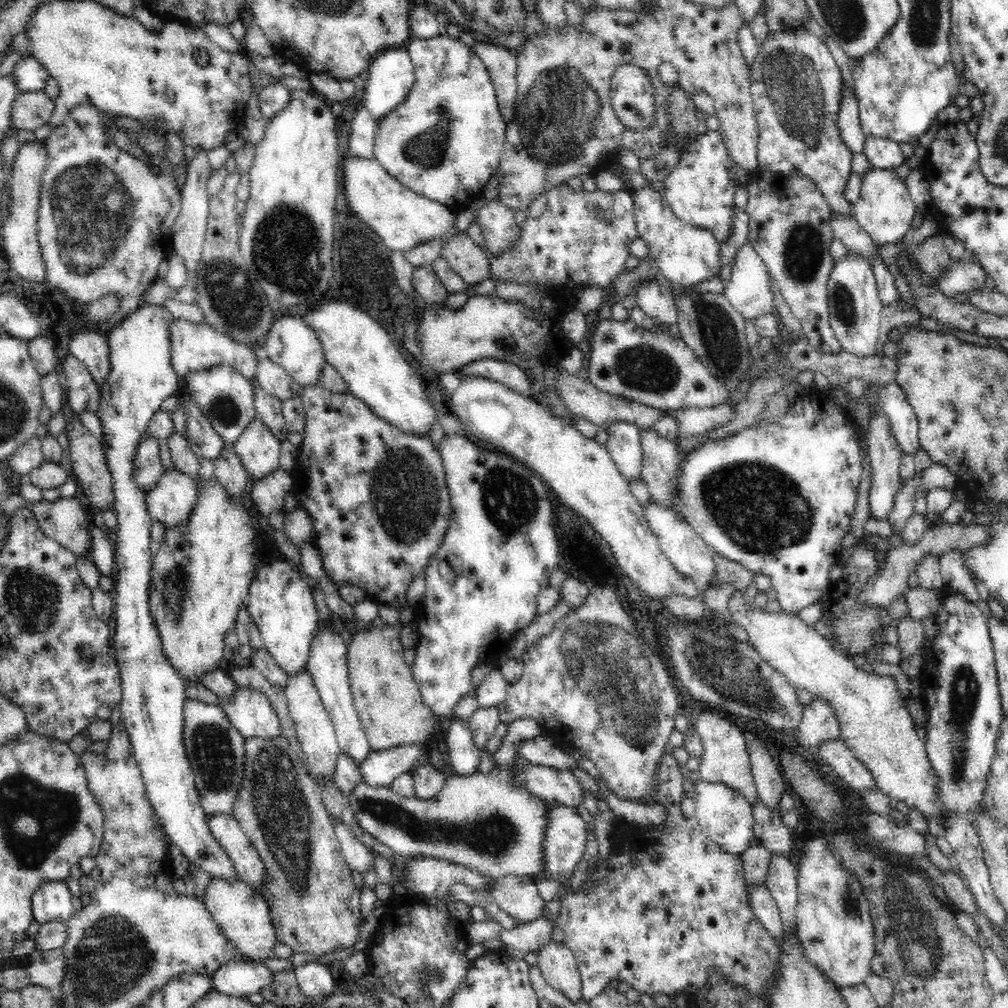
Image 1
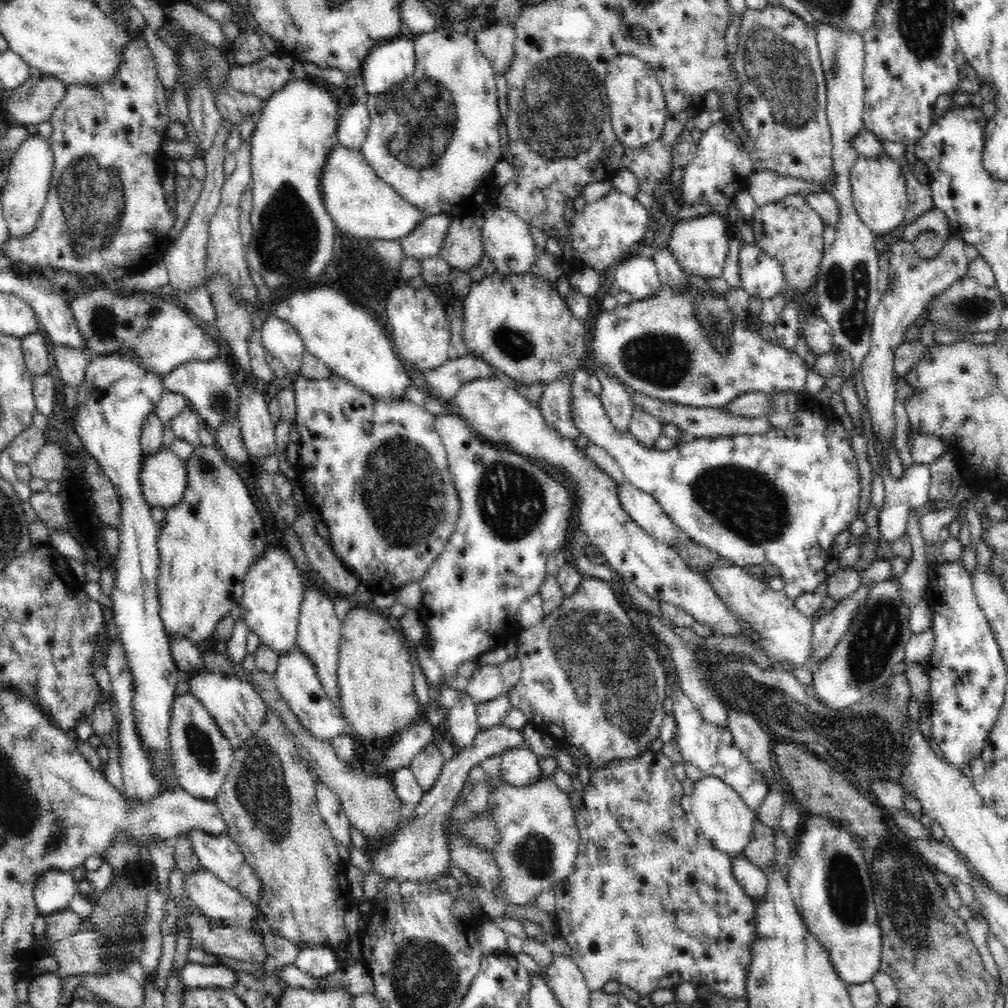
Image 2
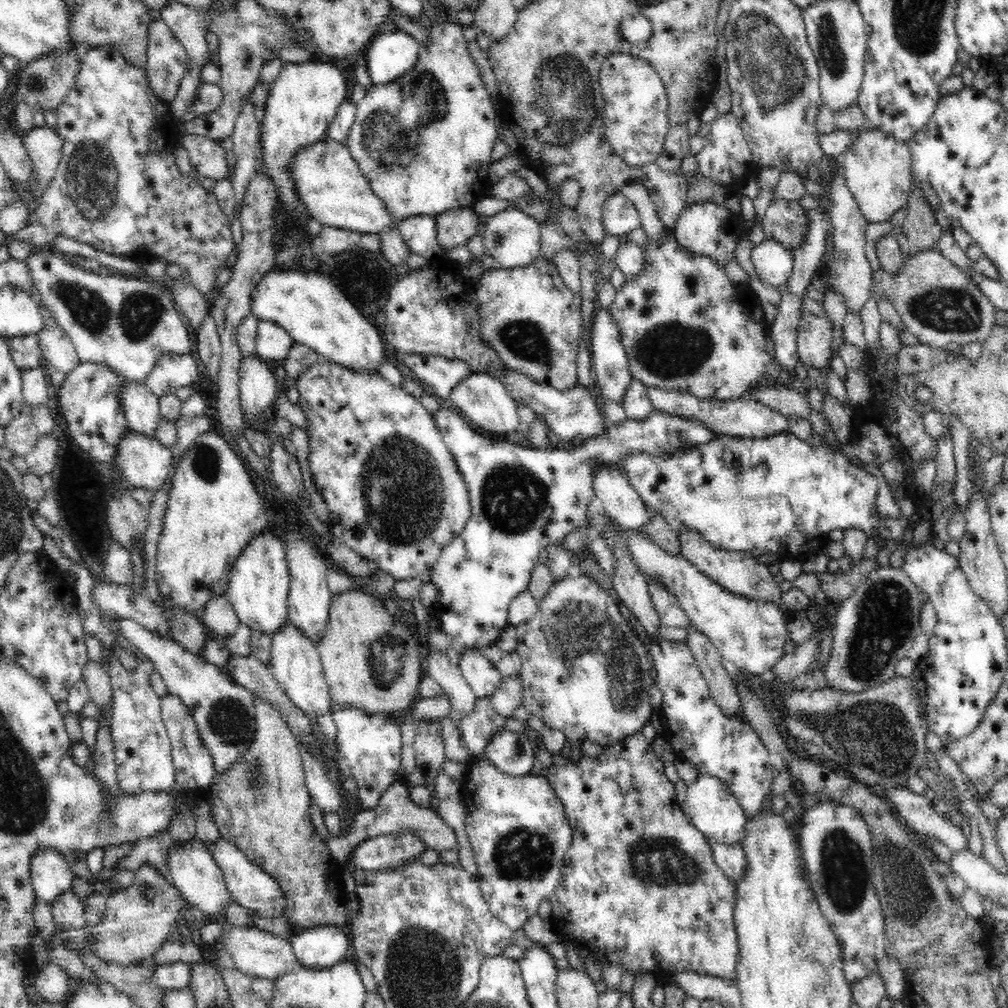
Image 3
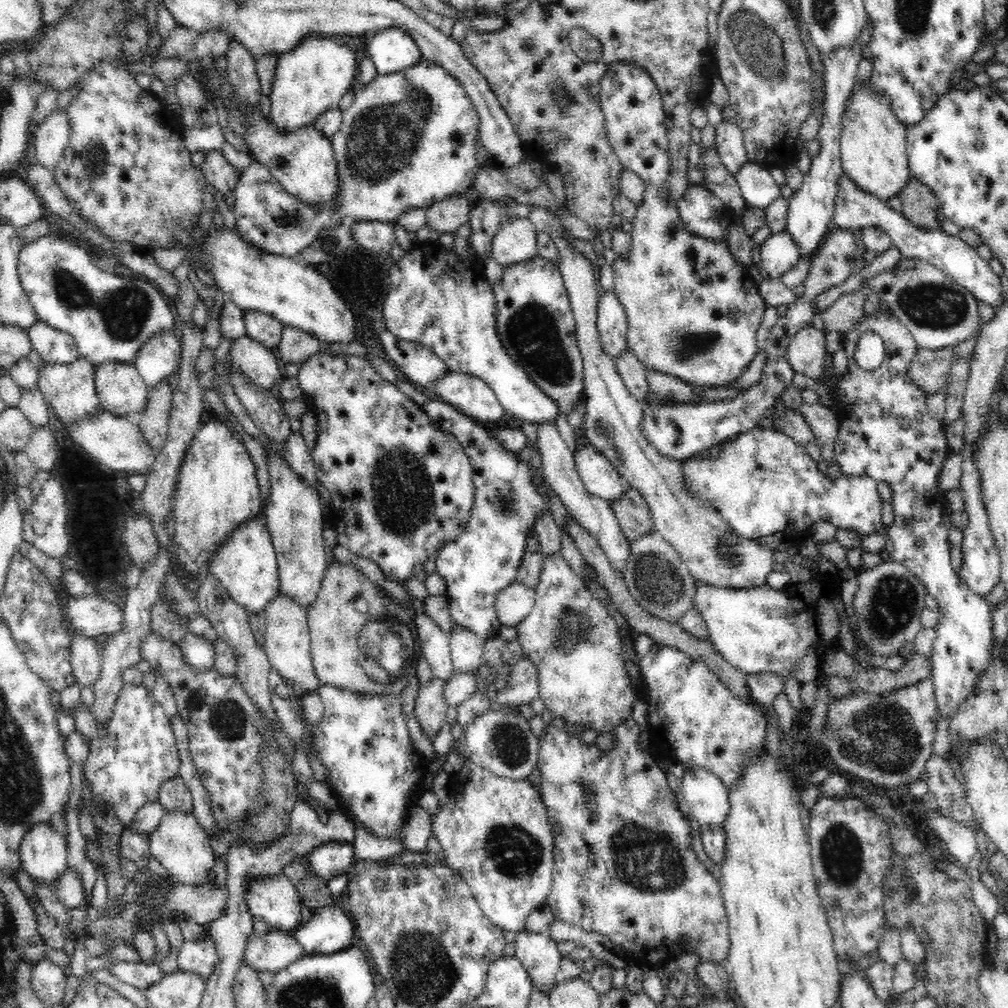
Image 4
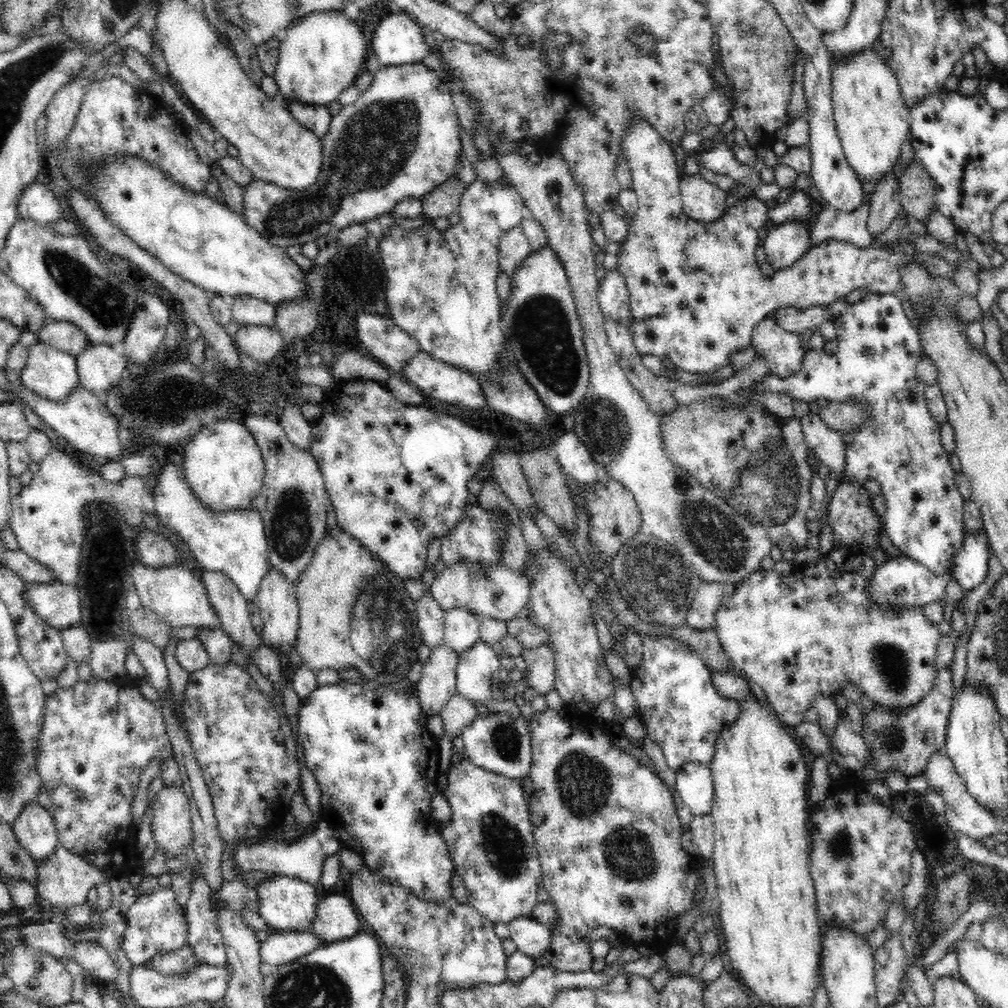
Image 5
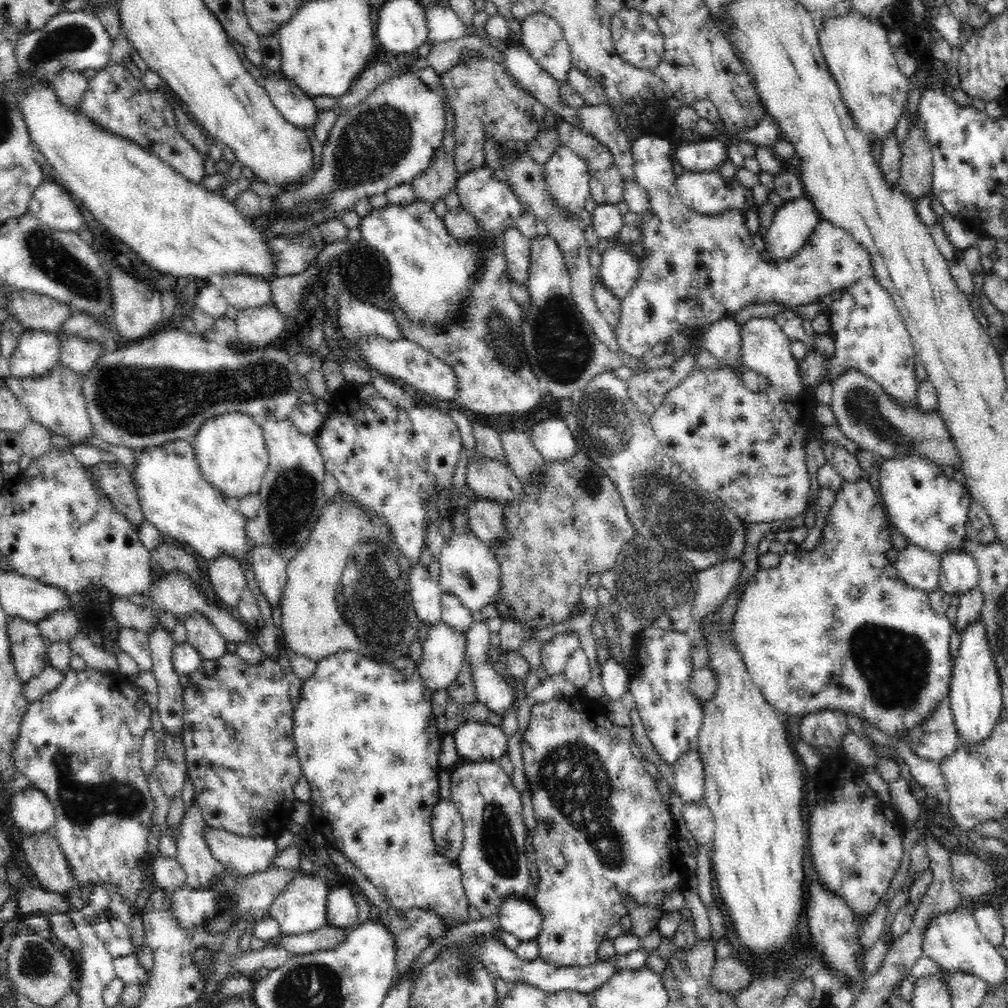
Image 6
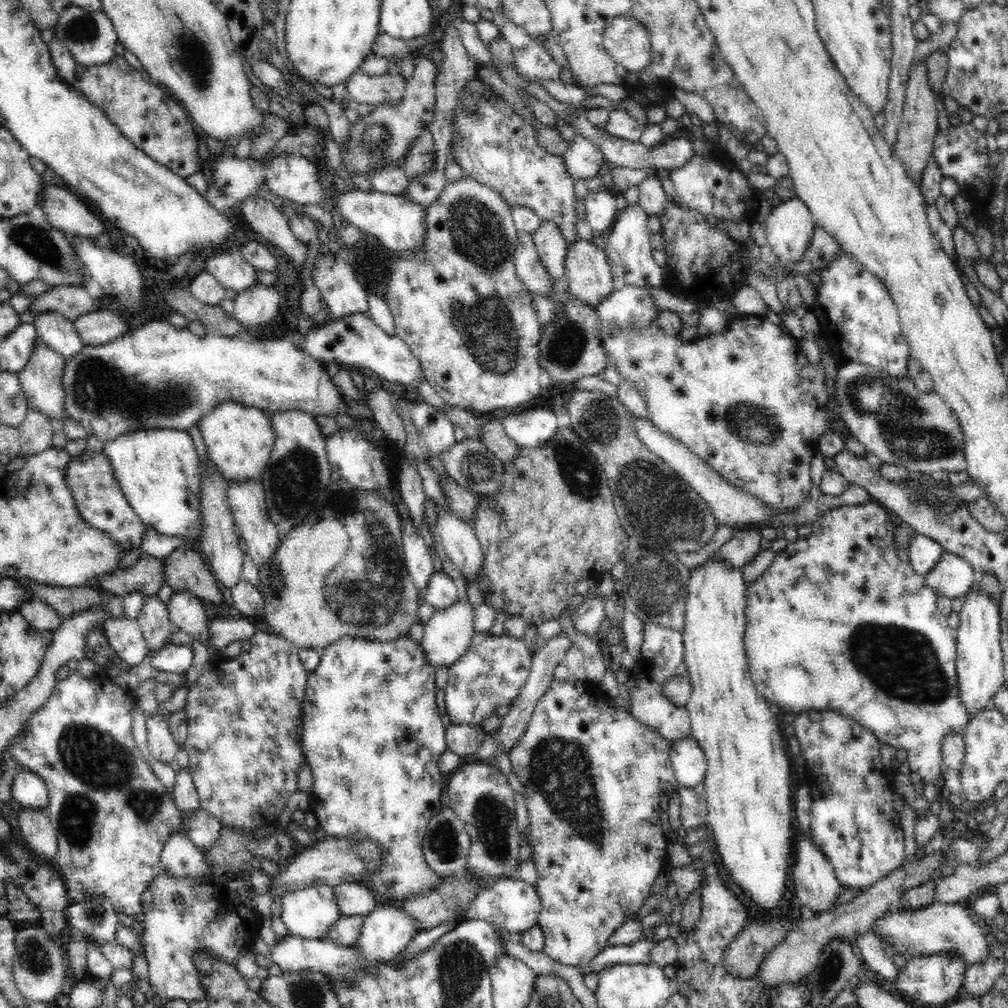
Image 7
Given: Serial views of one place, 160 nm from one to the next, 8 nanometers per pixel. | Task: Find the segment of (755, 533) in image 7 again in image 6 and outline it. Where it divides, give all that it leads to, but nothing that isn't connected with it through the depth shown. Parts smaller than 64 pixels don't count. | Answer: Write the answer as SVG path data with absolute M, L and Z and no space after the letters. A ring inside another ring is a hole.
M724 561L697 572L697 589L692 606L692 619L702 622L708 613L718 610L728 593L735 588L742 561Z

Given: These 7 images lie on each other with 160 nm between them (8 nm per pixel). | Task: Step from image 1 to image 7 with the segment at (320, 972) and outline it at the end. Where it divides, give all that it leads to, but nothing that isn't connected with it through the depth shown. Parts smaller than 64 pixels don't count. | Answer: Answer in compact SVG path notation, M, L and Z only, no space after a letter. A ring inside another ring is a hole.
M359 881L336 885L334 895L341 917L362 915L365 918L376 906L372 889Z

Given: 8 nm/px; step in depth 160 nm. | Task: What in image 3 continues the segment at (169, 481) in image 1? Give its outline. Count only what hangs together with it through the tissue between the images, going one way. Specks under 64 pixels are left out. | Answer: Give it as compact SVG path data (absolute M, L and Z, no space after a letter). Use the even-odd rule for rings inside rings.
M131 430L131 434L120 442L118 451L116 463L127 486L158 492L174 473L176 463L171 457L170 447L155 438L146 438L144 434Z

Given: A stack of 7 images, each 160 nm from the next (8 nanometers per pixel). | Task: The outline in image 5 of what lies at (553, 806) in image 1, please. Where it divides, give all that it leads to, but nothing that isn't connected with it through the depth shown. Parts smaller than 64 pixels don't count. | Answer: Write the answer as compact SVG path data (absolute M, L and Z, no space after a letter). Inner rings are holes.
M463 759L460 764L450 766L446 772L448 785L443 791L449 802L449 819L437 826L441 840L448 849L455 870L462 877L468 892L468 904L484 916L488 921L505 922L518 921L519 918L532 917L532 912L538 904L536 893L538 884L543 880L542 862L534 837L534 823L528 815L530 806L526 804L527 794L524 794L522 782L487 772L473 764L470 759Z

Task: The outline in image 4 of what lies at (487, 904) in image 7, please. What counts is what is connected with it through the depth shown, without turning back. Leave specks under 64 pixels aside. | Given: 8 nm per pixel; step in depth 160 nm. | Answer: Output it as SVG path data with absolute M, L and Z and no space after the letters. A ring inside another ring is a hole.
M522 929L514 934L513 944L515 956L528 971L533 988L537 988L541 994L548 994L560 980L560 961L563 956L556 942L544 932L534 933Z

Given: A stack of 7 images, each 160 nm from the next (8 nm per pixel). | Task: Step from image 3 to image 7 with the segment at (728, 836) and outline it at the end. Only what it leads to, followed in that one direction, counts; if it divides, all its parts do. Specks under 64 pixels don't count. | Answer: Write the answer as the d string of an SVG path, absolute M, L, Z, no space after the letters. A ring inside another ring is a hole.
M693 736L676 741L669 749L673 773L680 788L694 789L703 783L707 772L704 751Z

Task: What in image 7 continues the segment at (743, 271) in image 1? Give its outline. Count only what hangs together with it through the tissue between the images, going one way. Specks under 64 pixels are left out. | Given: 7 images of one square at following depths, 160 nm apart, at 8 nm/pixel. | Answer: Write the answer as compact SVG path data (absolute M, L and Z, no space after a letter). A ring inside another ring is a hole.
M793 198L776 205L763 226L776 256L782 262L796 262L808 248L816 225L804 202Z

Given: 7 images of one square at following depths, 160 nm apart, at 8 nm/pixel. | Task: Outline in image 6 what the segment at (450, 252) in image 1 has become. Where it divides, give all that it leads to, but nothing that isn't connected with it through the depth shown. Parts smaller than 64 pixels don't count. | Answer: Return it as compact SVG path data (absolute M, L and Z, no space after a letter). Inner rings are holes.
M440 148L430 168L422 176L416 178L410 186L417 199L434 206L456 188L461 175L456 170L451 156Z

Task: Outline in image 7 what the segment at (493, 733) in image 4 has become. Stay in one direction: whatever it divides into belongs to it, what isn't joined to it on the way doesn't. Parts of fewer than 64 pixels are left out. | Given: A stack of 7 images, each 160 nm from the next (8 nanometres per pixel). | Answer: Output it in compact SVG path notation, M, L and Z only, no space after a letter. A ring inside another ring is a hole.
M452 724L446 727L447 750L459 757L474 754L486 734L483 727Z

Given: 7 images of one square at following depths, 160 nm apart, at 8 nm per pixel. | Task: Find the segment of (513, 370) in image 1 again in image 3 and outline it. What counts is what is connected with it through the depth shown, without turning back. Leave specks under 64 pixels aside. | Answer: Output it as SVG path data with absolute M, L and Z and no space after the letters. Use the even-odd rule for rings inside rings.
M399 354L399 360L406 365L406 368L410 368L414 372L419 384L427 386L427 396L430 394L430 400L433 397L450 398L455 386L472 373L470 363L436 355L409 356L408 354Z

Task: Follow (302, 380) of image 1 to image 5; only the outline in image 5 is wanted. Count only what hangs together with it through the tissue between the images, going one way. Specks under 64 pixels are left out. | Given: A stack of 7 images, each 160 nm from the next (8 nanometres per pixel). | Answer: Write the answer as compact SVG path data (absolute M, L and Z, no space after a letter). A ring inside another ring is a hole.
M244 297L243 299L229 298L227 300L233 312L233 319L240 326L266 326L275 324L276 311L273 306L248 297Z

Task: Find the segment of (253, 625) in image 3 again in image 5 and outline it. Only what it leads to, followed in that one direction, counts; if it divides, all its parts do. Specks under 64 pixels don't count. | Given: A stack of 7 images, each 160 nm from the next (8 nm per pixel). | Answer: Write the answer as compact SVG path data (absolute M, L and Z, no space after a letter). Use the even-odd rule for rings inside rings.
M168 462L158 472L151 493L155 521L174 528L174 532L188 544L188 548L204 570L224 573L224 576L236 585L242 597L248 602L254 600L259 593L260 583L270 572L269 542L261 514L252 508L209 514L193 498L180 468L180 465Z

